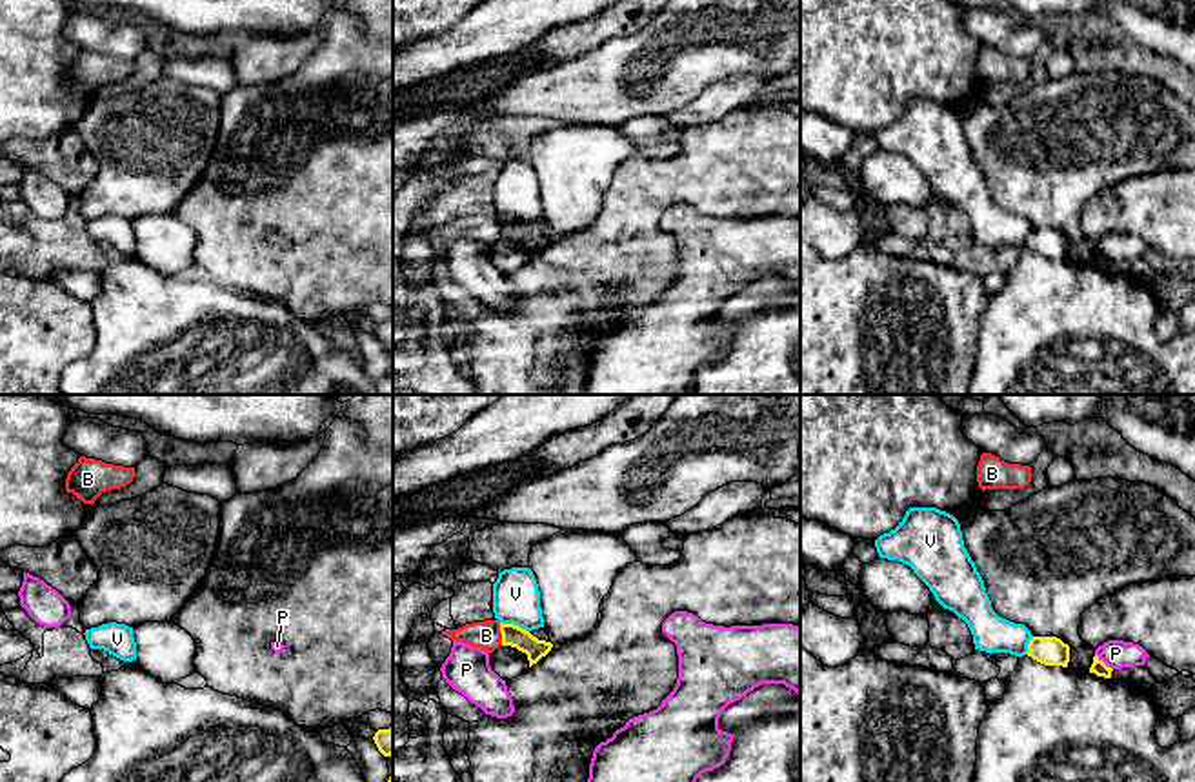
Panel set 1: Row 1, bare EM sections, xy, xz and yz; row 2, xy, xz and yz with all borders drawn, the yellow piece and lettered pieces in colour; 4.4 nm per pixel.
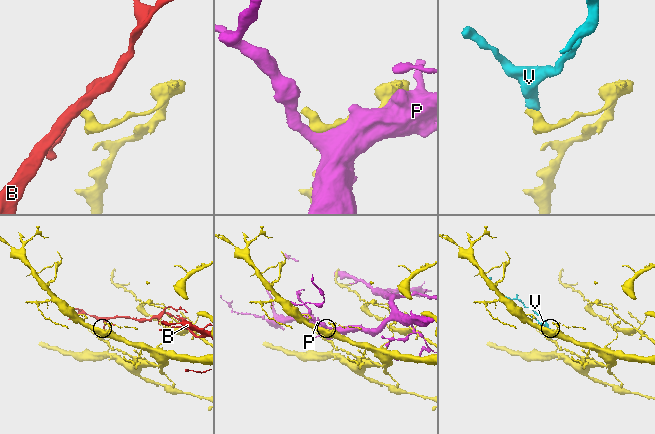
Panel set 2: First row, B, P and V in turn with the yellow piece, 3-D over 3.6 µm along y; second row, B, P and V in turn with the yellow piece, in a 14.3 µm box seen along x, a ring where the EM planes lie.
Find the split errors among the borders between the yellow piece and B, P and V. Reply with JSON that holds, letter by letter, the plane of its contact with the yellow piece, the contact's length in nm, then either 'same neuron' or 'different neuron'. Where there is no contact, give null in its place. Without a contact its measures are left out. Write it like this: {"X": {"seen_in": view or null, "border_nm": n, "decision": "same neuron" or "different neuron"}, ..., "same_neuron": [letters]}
{"B": {"seen_in": "xz", "border_nm": 110, "decision": "different neuron"}, "P": {"seen_in": "yz", "border_nm": 110, "decision": "different neuron"}, "V": {"seen_in": "xz", "border_nm": 140, "decision": "different neuron"}, "same_neuron": []}

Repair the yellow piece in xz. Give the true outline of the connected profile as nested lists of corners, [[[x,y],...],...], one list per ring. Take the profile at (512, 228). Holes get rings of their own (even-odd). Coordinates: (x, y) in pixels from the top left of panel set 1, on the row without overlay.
[[[500,215],[500,226],[502,226],[502,238],[511,238],[526,246],[529,253],[529,260],[537,256],[542,249],[546,249],[553,240],[551,235],[538,233],[529,224],[515,216]]]

